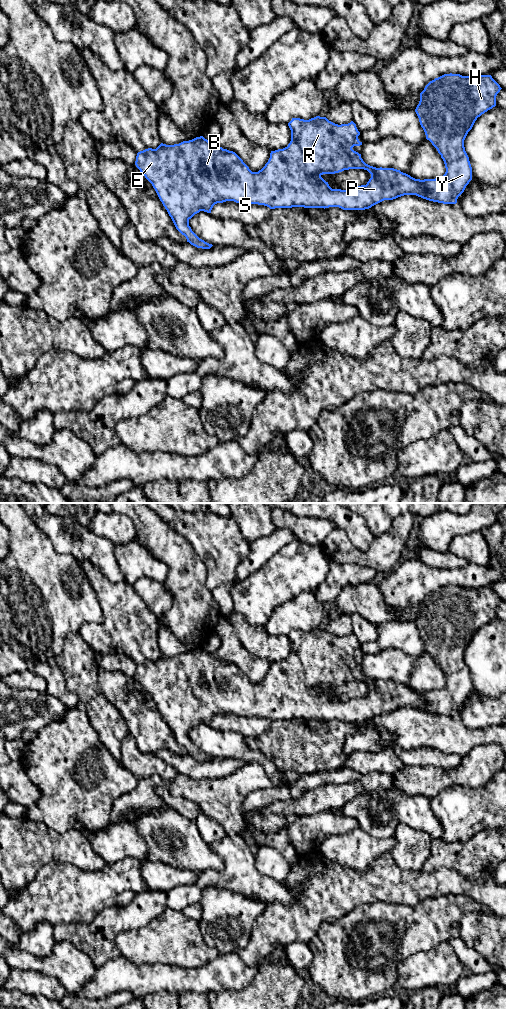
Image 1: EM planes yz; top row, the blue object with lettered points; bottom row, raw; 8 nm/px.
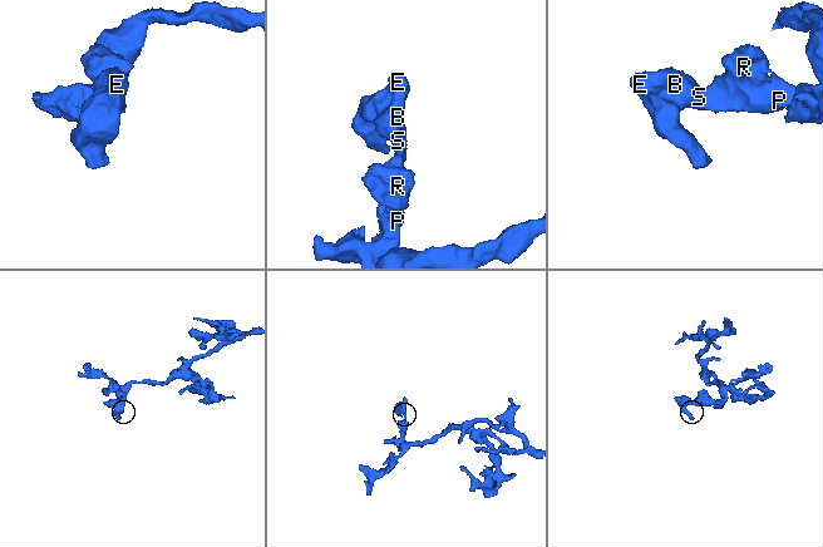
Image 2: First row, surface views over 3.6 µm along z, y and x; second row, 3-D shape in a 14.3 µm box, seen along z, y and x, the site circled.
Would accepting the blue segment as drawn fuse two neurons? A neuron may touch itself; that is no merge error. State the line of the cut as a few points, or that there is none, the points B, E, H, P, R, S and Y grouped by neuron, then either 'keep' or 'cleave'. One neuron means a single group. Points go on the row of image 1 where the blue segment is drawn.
cut none; groups B E H P R S Y; keep

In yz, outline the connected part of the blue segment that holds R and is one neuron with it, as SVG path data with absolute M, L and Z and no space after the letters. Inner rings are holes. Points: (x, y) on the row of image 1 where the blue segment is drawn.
M452 73L435 78L425 86L420 93L420 101L415 112L425 132L426 139L437 149L445 164L445 174L435 179L415 179L394 168L376 168L366 164L361 158L361 154L352 149L354 146L362 145L362 142L358 139L360 132L356 124L351 121L348 124L338 125L329 121L326 117L320 116L309 120L292 118L288 123L291 130L290 143L283 149L271 151L268 162L258 172L252 172L235 152L223 149L203 136L174 145L161 143L156 149L148 148L140 151L137 153L135 165L152 184L176 229L186 237L187 242L202 249L210 249L213 245L200 239L192 231L189 220L200 211L211 213L215 204L226 201L248 205L264 205L270 209L339 207L343 210L365 210L384 200L393 200L404 195L416 195L433 202L456 204L458 197L472 180L472 167L465 151L464 140L477 118L496 106L496 96L501 89L491 75L474 77ZM349 169L367 170L371 174L371 178L366 185L341 190L332 189L328 182L321 177L323 174L335 174Z

